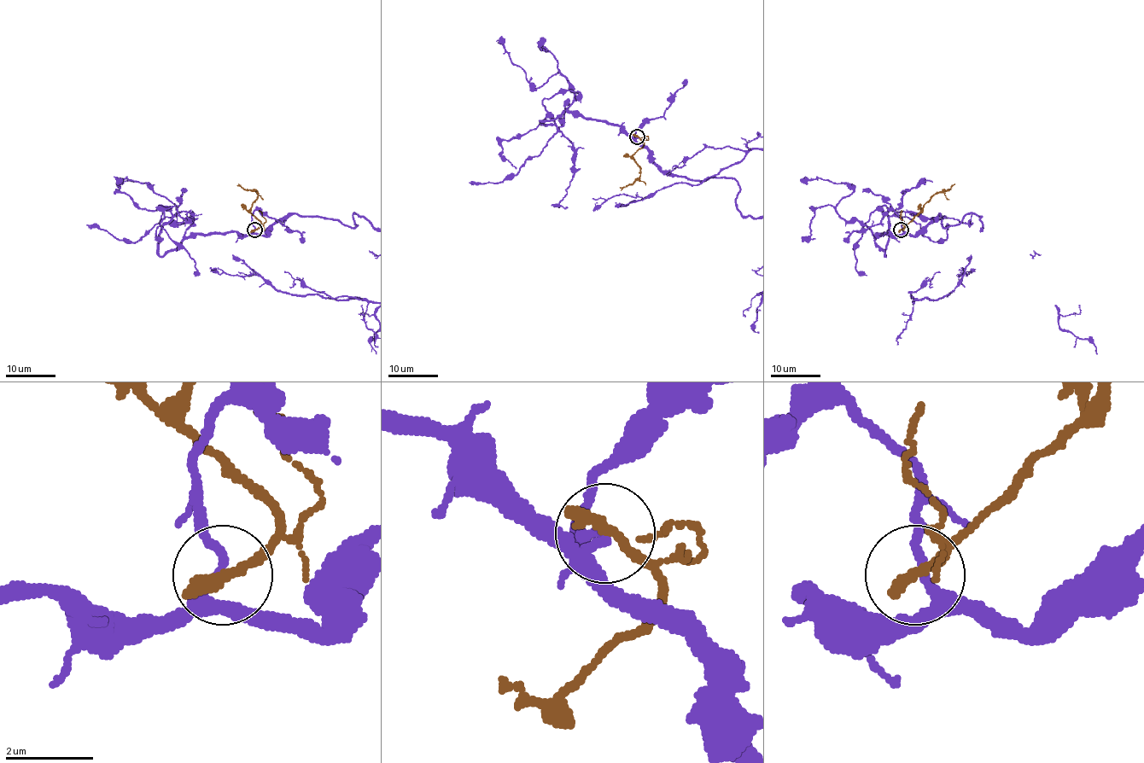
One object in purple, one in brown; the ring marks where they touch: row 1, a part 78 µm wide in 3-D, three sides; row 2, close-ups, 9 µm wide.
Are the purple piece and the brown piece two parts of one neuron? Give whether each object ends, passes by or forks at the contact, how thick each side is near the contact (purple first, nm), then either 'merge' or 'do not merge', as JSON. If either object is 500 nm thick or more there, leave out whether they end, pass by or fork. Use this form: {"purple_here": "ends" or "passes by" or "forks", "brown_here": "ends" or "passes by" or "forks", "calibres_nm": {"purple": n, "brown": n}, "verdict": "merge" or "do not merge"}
{"purple_here": "forks", "brown_here": "ends", "calibres_nm": {"purple": 190, "brown": 340}, "verdict": "do not merge"}

